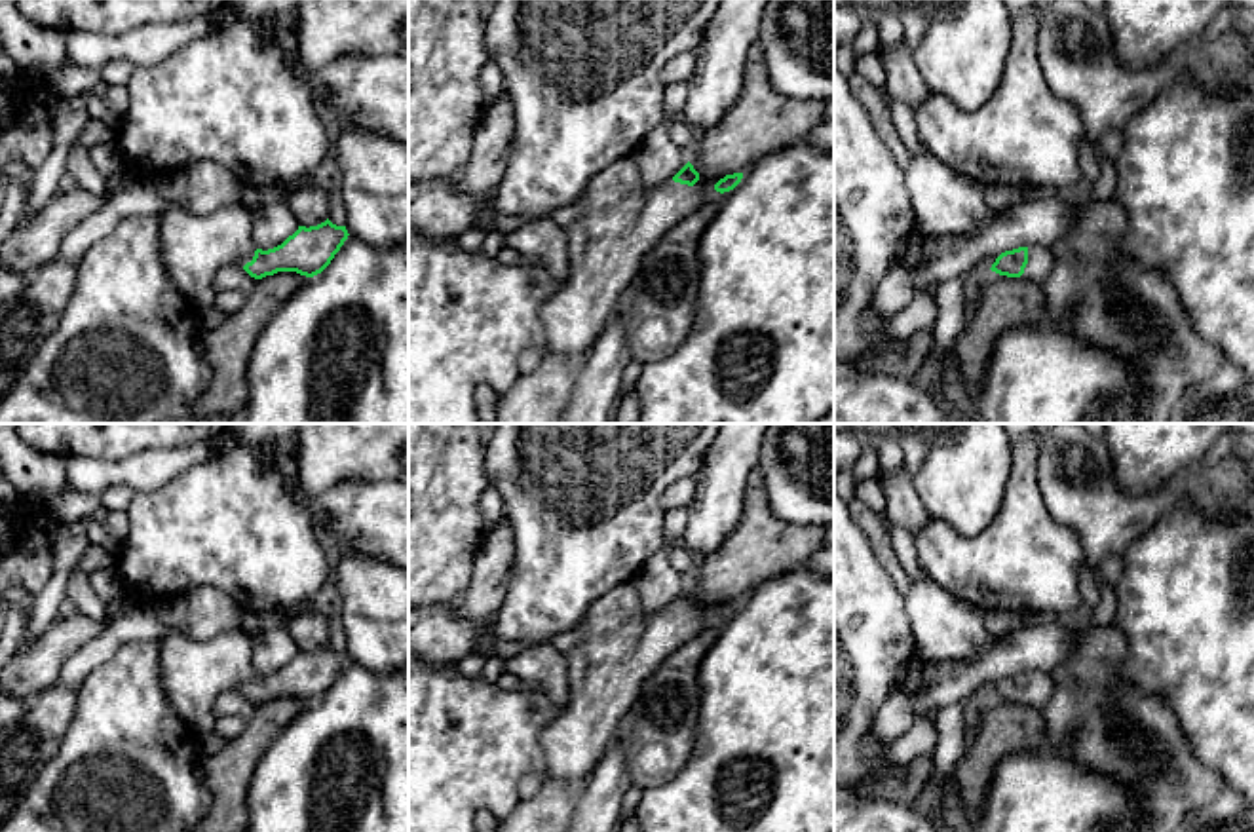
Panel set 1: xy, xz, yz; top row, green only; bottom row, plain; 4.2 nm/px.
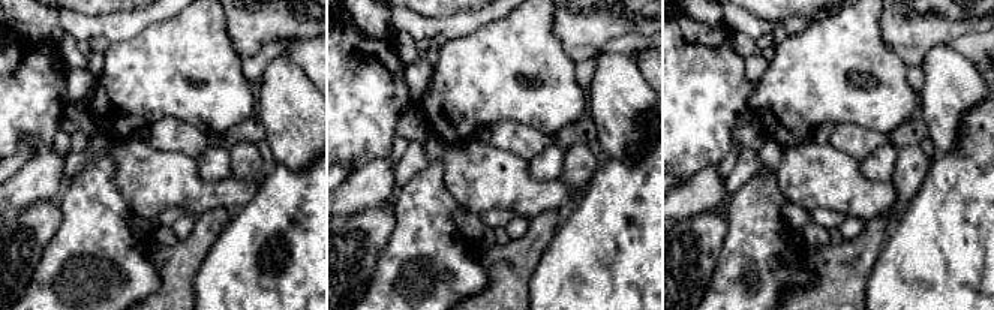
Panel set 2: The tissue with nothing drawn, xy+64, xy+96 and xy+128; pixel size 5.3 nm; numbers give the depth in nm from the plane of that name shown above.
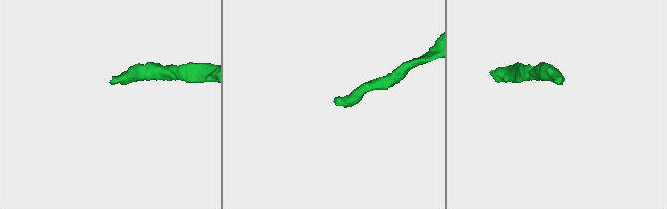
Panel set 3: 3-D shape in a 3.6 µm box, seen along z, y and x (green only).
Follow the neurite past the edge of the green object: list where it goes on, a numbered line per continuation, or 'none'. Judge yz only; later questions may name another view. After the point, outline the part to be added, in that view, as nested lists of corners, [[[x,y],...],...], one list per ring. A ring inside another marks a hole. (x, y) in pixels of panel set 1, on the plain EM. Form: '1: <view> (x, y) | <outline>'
1: yz (1040, 690) | [[[1028,672],[1028,690],[1024,699],[1030,707],[1041,710],[1054,693],[1054,684],[1049,672]]]

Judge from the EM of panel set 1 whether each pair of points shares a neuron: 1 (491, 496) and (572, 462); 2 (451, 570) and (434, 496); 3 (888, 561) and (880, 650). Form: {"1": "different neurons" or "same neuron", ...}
{"1": "different neurons", "2": "same neuron", "3": "different neurons"}

